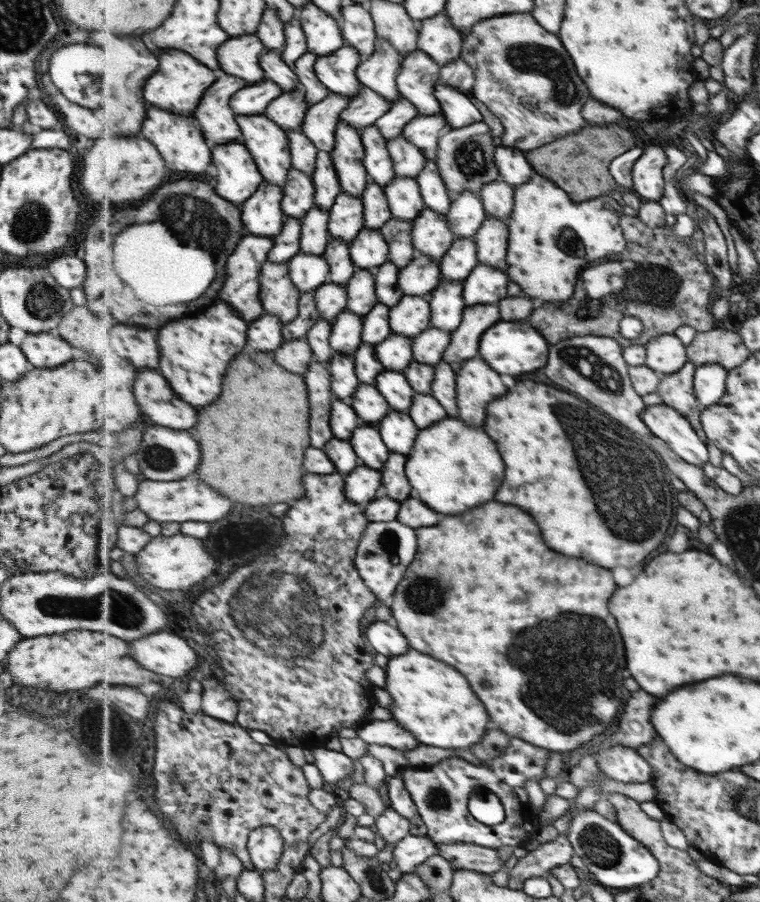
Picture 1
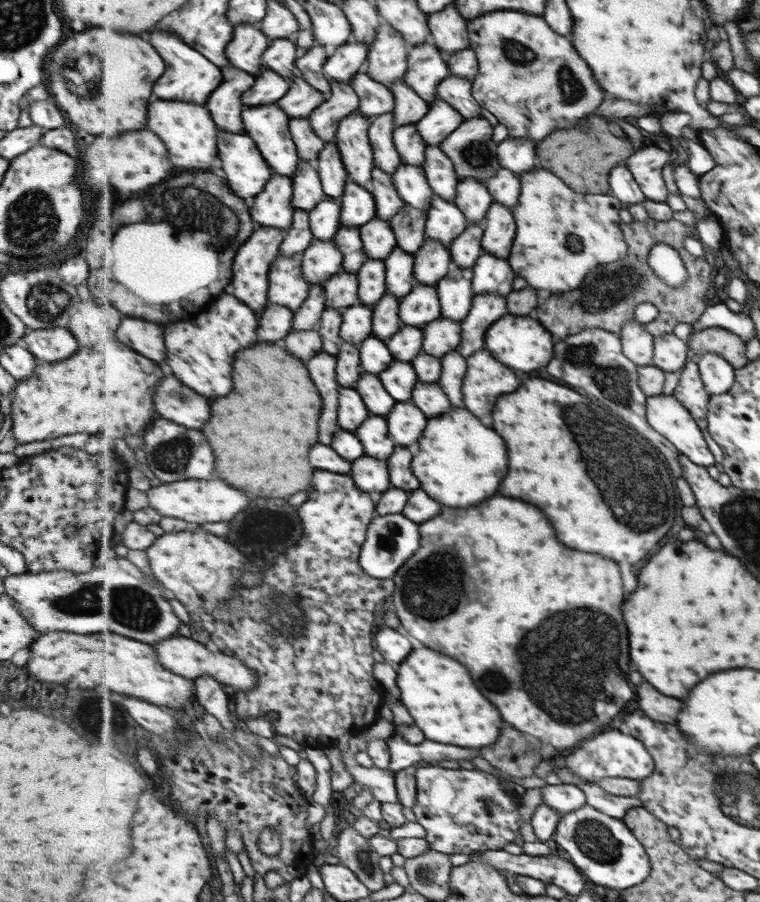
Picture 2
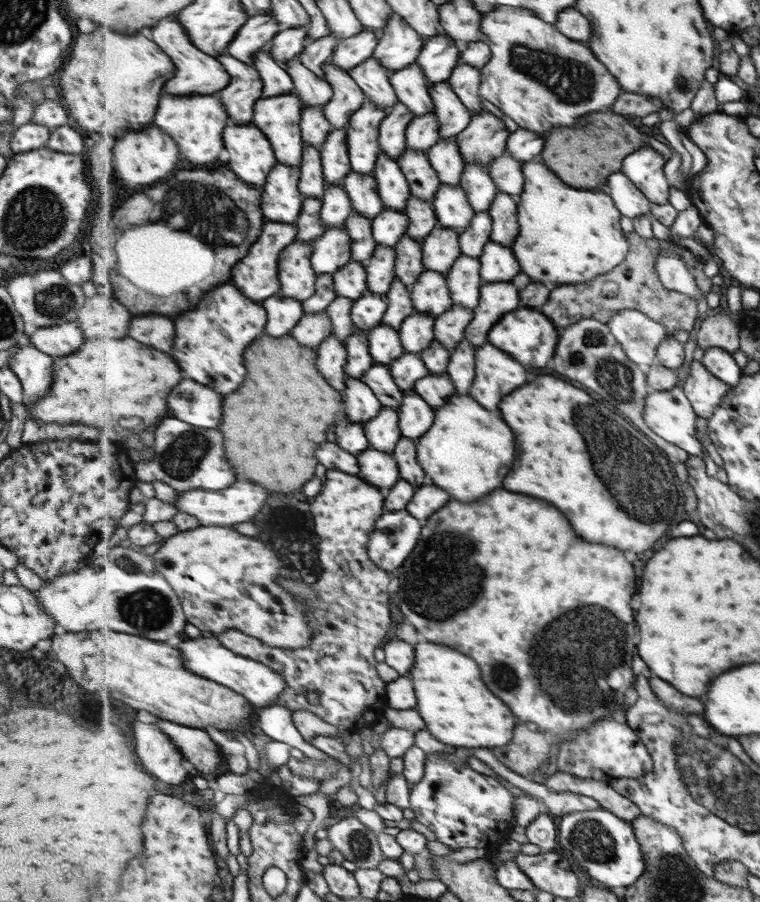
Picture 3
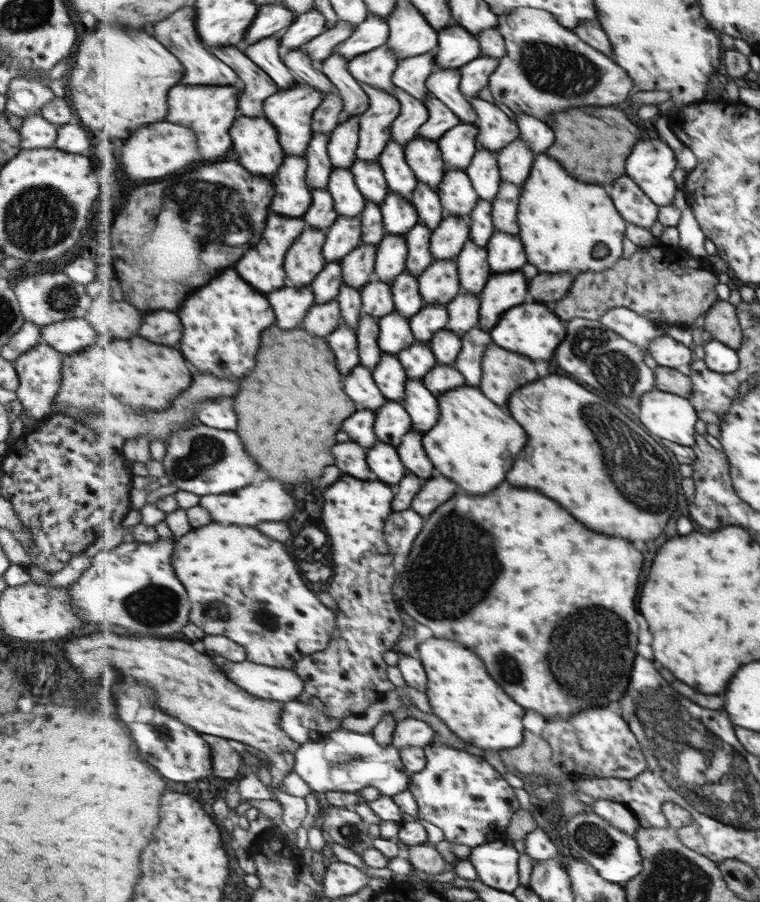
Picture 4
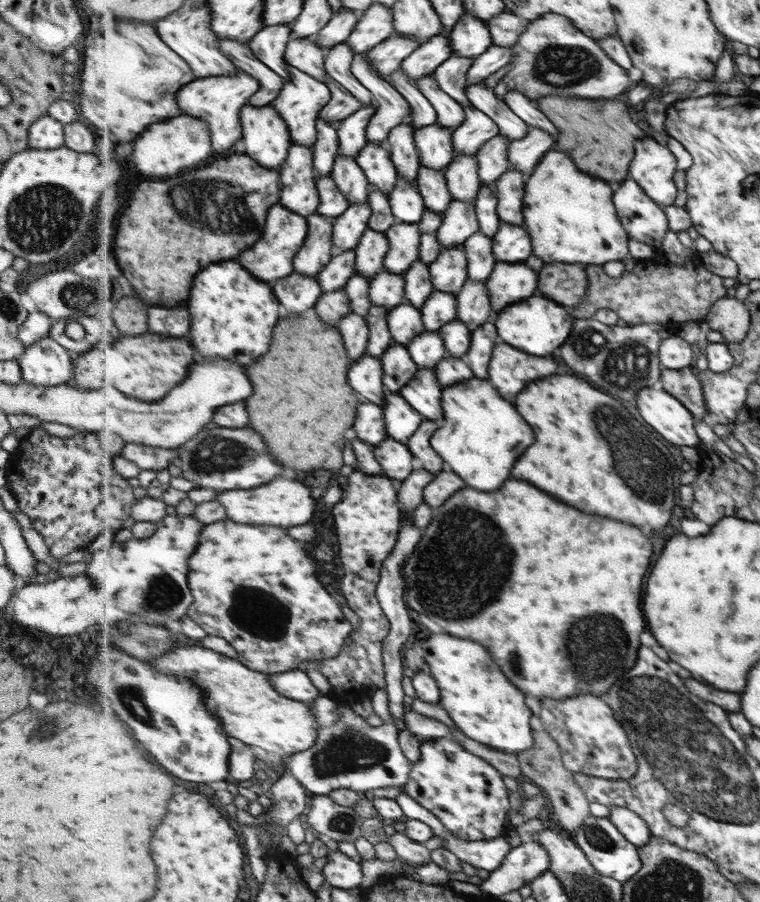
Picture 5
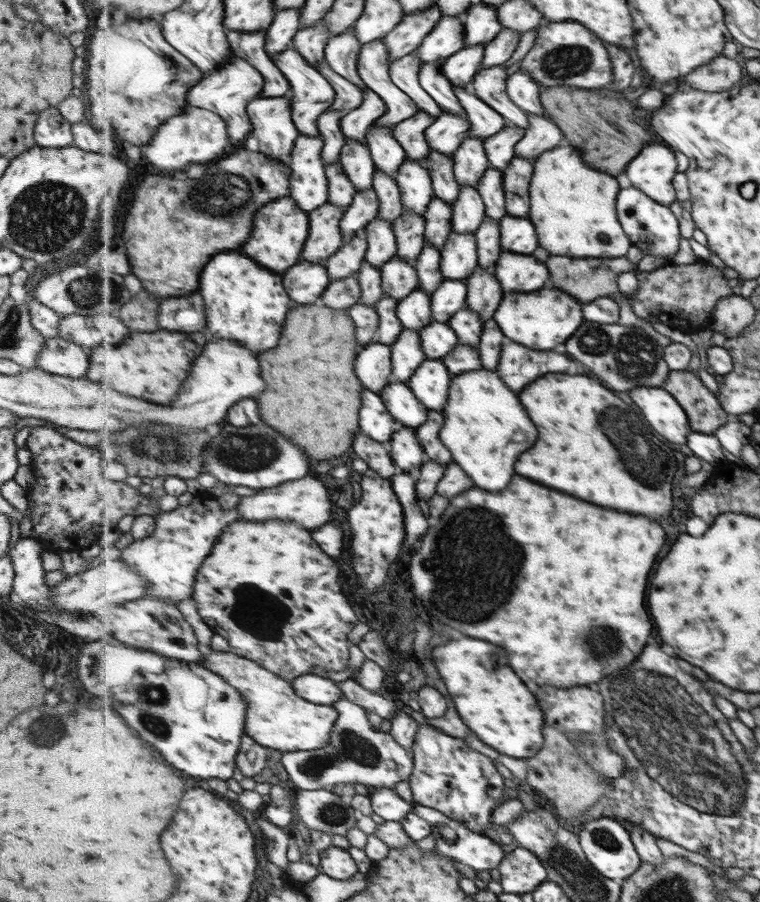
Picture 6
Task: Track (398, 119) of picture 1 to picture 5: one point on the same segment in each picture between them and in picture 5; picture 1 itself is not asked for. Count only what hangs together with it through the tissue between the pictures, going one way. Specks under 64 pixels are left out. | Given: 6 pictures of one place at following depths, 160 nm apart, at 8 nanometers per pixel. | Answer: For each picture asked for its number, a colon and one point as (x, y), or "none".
2: (410, 108)
3: (410, 84)
4: (412, 74)
5: (424, 61)

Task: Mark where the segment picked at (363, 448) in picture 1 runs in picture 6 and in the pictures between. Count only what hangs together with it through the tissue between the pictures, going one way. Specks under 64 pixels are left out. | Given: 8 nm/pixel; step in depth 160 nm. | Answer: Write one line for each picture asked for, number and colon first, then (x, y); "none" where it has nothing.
2: (374, 433)
3: (384, 432)
4: (393, 422)
5: (403, 420)
6: (409, 411)

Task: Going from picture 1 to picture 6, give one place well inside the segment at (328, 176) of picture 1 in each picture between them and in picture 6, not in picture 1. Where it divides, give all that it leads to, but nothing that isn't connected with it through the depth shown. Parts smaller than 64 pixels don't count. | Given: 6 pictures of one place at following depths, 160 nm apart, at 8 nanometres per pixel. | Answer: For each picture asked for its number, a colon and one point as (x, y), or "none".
2: (333, 172)
3: (335, 153)
4: (344, 140)
5: (352, 131)
6: (356, 125)

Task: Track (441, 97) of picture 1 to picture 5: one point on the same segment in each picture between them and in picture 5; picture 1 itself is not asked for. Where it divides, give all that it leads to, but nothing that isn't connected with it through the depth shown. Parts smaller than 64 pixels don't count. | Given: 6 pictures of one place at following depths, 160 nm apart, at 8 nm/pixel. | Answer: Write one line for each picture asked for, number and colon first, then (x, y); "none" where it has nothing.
2: (456, 91)
3: (465, 80)
4: (475, 76)
5: (496, 57)

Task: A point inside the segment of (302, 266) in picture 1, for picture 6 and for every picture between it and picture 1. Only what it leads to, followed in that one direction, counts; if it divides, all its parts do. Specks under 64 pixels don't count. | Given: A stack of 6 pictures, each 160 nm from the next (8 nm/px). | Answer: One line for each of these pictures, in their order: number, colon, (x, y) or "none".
2: (322, 260)
3: (332, 251)
4: (345, 235)
5: (352, 225)
6: (366, 206)

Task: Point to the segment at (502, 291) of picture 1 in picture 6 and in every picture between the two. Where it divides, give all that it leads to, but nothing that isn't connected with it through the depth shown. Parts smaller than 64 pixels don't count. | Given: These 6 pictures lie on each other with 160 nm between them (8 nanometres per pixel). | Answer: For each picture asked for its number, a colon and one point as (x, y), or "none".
2: (492, 275)
3: (499, 262)
4: (506, 252)
5: (512, 244)
6: (519, 235)

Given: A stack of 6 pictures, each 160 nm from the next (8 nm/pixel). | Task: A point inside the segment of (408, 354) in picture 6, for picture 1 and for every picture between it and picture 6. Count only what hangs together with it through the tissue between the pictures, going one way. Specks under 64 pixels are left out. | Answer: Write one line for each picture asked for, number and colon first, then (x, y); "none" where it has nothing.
1: (372, 407)
2: (380, 402)
3: (379, 377)
4: (390, 374)
5: (399, 367)

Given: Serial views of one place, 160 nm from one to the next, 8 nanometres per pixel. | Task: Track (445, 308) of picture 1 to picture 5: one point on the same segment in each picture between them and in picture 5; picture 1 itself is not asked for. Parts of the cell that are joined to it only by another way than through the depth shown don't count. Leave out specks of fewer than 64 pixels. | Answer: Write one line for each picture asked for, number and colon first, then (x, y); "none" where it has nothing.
2: (456, 294)
3: (465, 279)
4: (473, 261)
5: (480, 248)

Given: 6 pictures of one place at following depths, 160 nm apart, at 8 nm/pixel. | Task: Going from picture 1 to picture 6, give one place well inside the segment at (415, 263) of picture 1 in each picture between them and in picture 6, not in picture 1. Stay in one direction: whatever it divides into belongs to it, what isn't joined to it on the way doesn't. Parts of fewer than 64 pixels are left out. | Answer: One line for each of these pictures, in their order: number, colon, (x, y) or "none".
2: (434, 260)
3: (442, 248)
4: (448, 240)
5: (460, 222)
6: (469, 211)

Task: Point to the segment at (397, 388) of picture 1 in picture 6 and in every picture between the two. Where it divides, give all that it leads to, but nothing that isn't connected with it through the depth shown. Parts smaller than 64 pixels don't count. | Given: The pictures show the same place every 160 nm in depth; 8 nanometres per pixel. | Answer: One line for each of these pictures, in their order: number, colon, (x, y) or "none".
2: (400, 379)
3: (409, 368)
4: (418, 359)
5: (428, 349)
6: (439, 339)

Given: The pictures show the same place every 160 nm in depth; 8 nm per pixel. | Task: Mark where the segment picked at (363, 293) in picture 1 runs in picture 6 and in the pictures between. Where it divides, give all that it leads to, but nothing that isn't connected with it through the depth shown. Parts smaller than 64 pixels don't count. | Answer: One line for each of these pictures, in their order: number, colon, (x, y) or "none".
2: (372, 275)
3: (381, 269)
4: (393, 251)
5: (405, 239)
6: (410, 227)

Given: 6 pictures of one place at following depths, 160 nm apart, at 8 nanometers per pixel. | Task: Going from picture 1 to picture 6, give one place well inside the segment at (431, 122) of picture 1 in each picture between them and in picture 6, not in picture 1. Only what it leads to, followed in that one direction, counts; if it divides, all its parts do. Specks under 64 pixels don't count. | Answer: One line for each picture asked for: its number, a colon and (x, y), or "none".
2: (442, 120)
3: (454, 117)
4: (444, 83)
5: (452, 75)
6: (461, 68)

